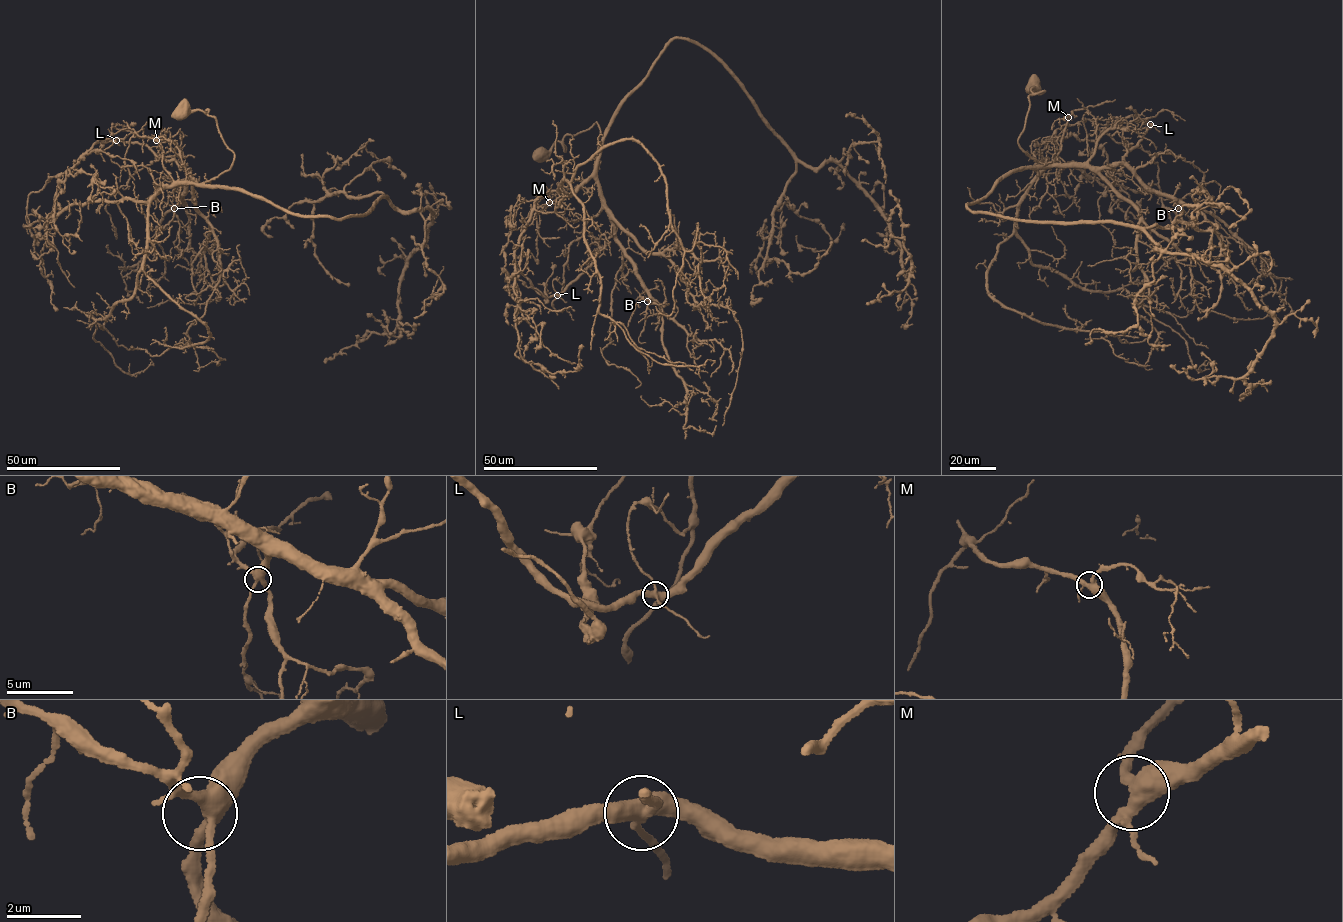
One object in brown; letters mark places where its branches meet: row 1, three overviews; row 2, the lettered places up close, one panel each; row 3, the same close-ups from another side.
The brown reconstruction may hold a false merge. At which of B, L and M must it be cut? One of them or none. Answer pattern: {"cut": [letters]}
{"cut": ["L"]}

